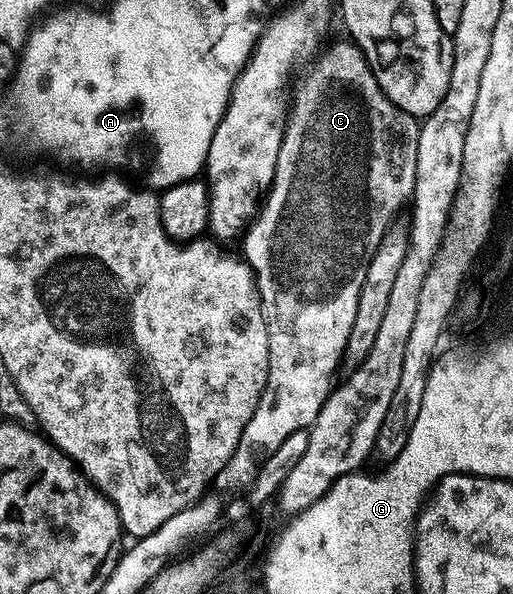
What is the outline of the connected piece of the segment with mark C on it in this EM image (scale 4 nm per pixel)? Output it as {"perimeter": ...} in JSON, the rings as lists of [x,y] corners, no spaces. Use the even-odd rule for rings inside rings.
{"perimeter":[[[344,40],[335,42],[329,50],[326,48],[308,66],[308,69],[310,68],[309,74],[298,83],[297,90],[296,85],[292,90],[289,119],[285,123],[285,134],[283,135],[283,143],[279,147],[279,159],[275,167],[273,181],[264,194],[255,216],[248,222],[243,233],[243,238],[245,237],[243,260],[253,270],[253,277],[257,280],[257,294],[261,297],[261,314],[265,316],[267,323],[269,370],[267,371],[267,383],[263,387],[263,395],[259,399],[259,407],[255,407],[255,415],[251,415],[247,427],[243,427],[243,435],[239,435],[239,443],[235,447],[227,466],[230,474],[232,472],[237,473],[237,481],[242,487],[253,484],[262,460],[268,457],[269,452],[275,447],[279,447],[279,443],[283,443],[283,439],[287,439],[287,435],[291,435],[291,431],[308,429],[309,426],[316,423],[319,411],[325,405],[325,400],[335,385],[333,372],[338,372],[341,357],[344,355],[344,348],[347,347],[347,337],[351,332],[355,313],[358,310],[360,288],[363,287],[368,264],[371,263],[380,241],[390,232],[389,224],[392,223],[393,216],[400,211],[401,204],[404,201],[406,204],[413,196],[415,159],[419,151],[418,118],[411,116],[410,113],[403,112],[398,105],[391,103],[391,99],[387,99],[383,87],[379,87],[379,83],[367,63],[363,51],[358,45],[354,45],[352,40]]]}

